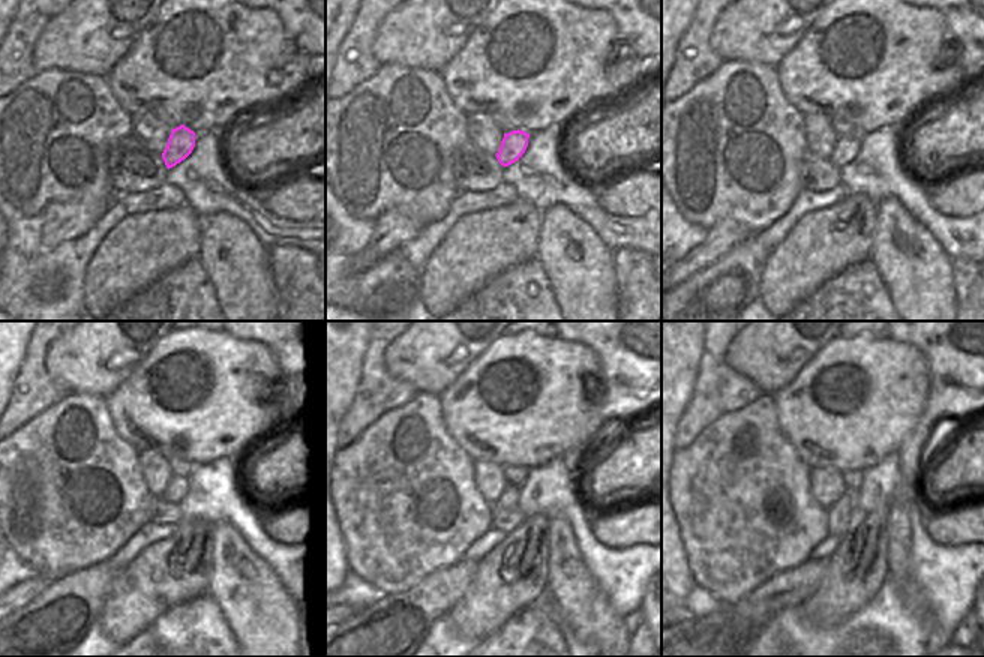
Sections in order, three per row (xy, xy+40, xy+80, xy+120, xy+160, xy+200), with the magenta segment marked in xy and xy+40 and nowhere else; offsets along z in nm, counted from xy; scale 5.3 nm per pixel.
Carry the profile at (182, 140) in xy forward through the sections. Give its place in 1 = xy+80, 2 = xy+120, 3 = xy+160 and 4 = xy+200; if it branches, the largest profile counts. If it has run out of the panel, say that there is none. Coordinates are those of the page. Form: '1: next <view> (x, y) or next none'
1: next xy+80 (846, 149)
2: next xy+120 (177, 486)
3: next xy+160 (509, 498)
4: next xy+200 (839, 515)

